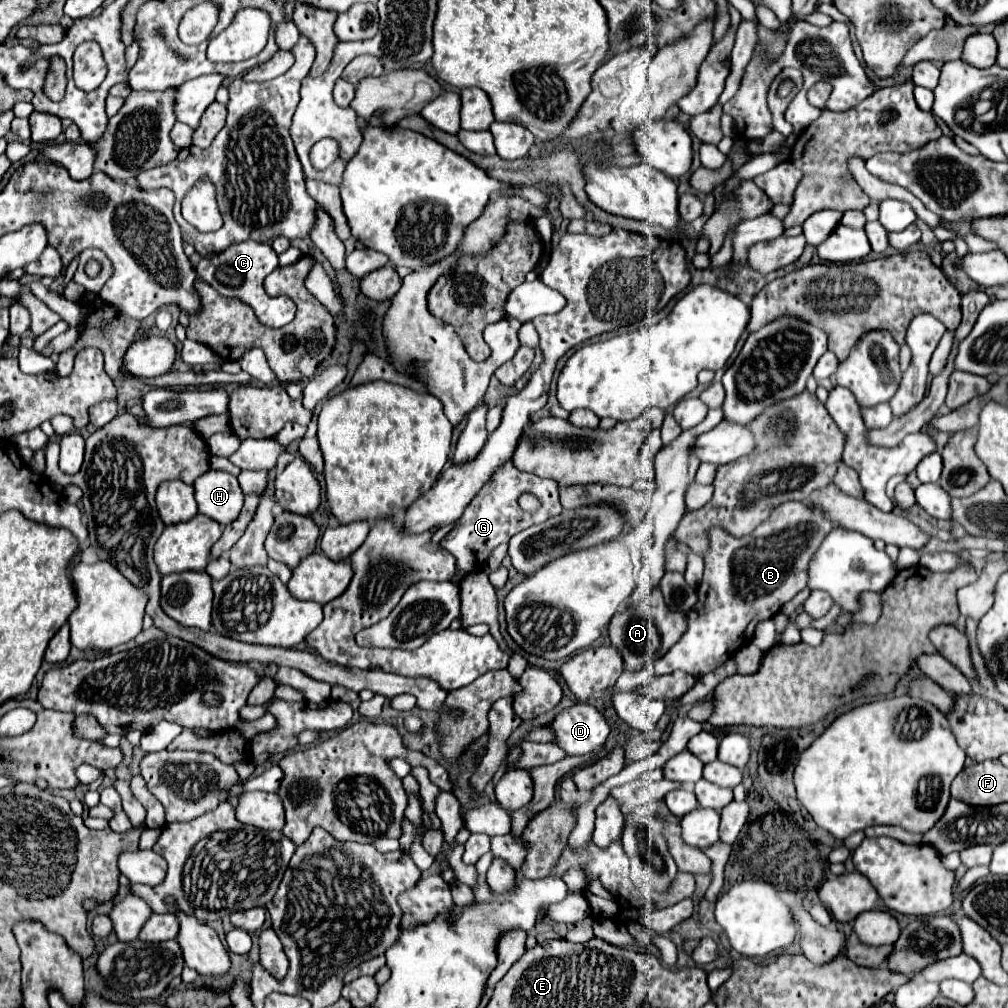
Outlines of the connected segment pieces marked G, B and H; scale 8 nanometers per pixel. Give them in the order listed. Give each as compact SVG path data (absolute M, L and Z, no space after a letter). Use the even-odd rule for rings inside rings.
M506 461L502 467L498 467L498 471L492 473L488 483L478 491L478 495L464 509L462 517L454 523L452 531L440 541L440 545L444 549L454 549L456 573L452 577L452 583L460 585L460 581L466 577L466 573L482 569L486 565L488 557L492 555L494 547L508 543L510 537L516 535L520 529L526 529L526 527L534 525L536 521L546 521L546 519L558 515L560 511L562 511L560 485L556 481L542 479L532 473L524 473L524 471L516 469L512 461ZM520 491L534 493L542 501L542 507L534 513L524 513L518 505Z
M790 501L778 505L772 515L760 523L750 535L734 537L724 527L712 527L708 529L708 541L710 551L704 557L704 577L698 585L698 603L686 613L688 629L680 637L680 641L660 659L650 661L648 665L656 675L668 675L674 671L684 671L692 677L702 677L706 673L712 673L722 663L726 663L738 649L748 645L754 635L754 627L764 621L772 619L784 603L788 603L796 593L800 593L806 587L806 567L812 559L812 553L820 547L820 541L834 529L834 525L828 525L820 513L812 513L804 509L804 503Z
M206 471L194 481L194 489L198 511L220 525L232 523L244 505L238 477L224 471Z

